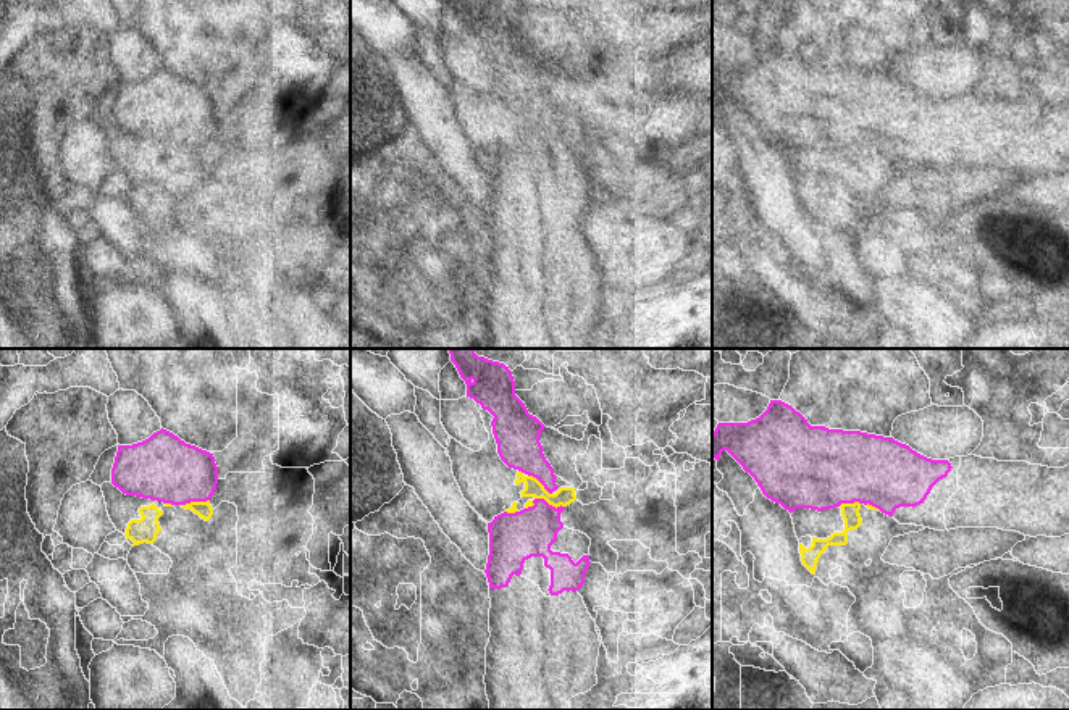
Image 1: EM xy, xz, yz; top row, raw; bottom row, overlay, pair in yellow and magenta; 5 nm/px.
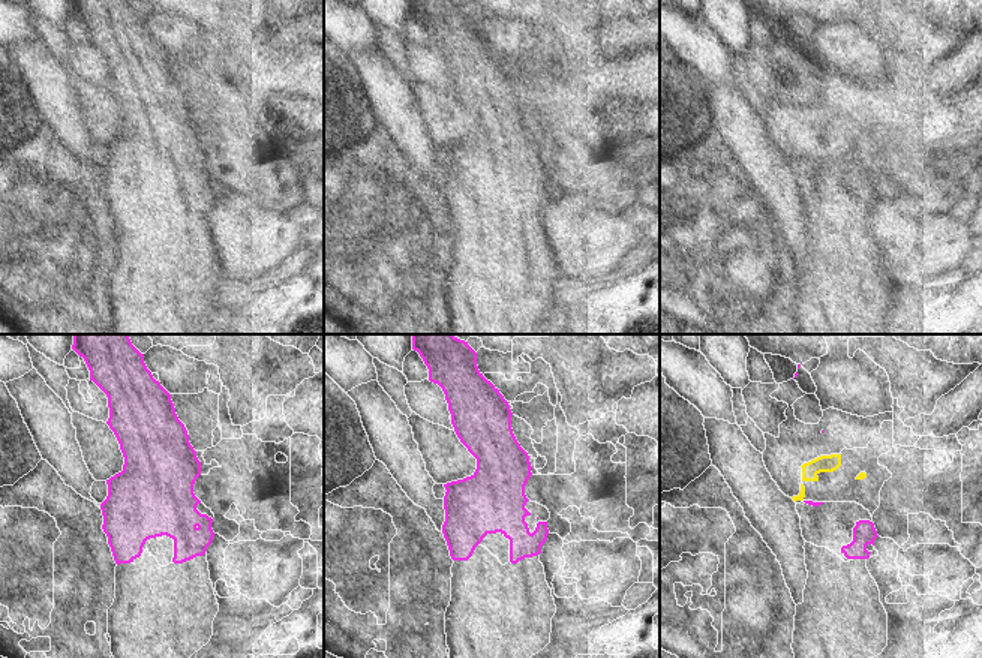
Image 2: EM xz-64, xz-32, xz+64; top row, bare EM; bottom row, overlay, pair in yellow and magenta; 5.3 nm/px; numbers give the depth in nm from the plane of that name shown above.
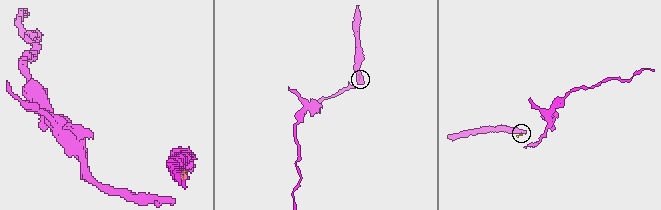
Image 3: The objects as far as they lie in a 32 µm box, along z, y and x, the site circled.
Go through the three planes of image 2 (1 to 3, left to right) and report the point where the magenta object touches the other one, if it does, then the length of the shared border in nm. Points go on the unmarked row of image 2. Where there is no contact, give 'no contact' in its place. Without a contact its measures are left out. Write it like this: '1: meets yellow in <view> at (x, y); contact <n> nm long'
1: no contact
2: no contact
3: no contact

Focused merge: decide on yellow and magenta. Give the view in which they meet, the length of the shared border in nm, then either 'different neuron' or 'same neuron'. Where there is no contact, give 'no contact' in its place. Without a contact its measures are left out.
xz | 200 nm | same neuron

